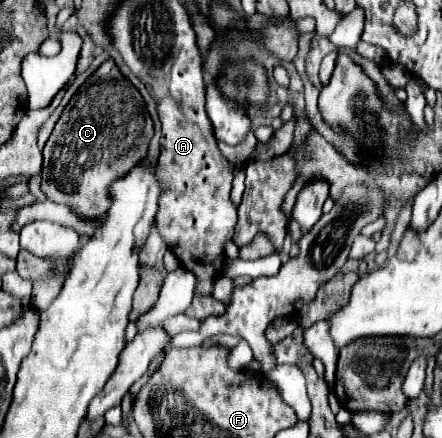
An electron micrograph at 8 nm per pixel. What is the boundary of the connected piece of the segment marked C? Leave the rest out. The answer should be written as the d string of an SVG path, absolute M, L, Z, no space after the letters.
M109 59L71 97L47 139L41 191L49 201L69 205L79 217L95 221L109 209L109 183L129 173L147 155L151 137L153 121L145 115L141 93Z

